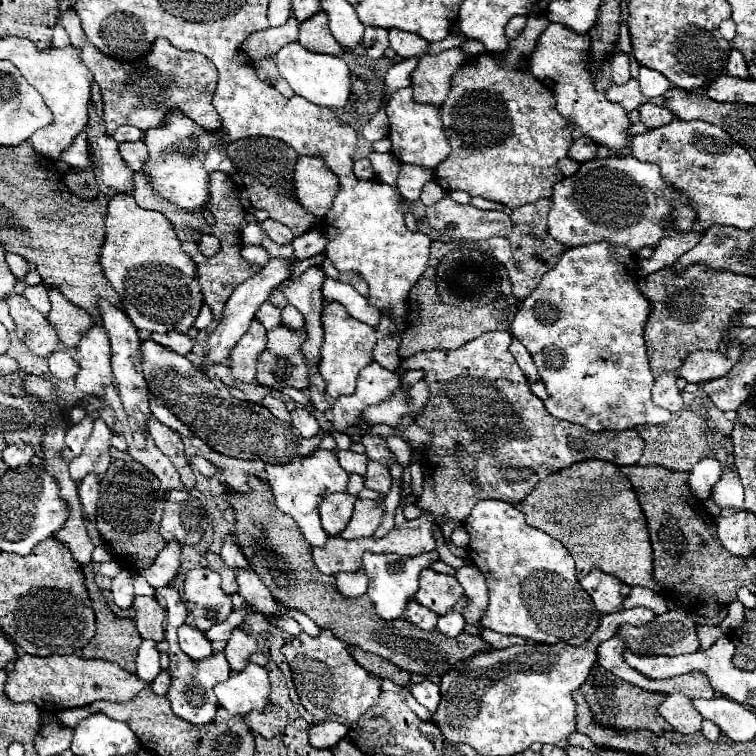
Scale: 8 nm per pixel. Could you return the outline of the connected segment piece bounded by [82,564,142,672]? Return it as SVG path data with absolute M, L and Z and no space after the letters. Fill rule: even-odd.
M88 564L84 566L84 582L86 582L86 590L90 594L90 600L92 600L92 606L94 606L94 612L96 612L96 634L94 638L88 642L88 646L82 648L82 658L102 658L102 660L108 660L108 662L116 662L120 664L124 670L128 672L134 672L134 658L136 658L136 650L142 642L138 630L136 630L136 622L132 618L118 618L106 604L100 588L96 586L94 582L94 566Z

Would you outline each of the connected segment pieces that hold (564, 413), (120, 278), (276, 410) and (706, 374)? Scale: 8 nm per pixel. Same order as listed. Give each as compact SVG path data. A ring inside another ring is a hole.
M608 242L582 244L582 246L576 246L576 248L566 250L560 256L558 264L542 276L538 288L528 298L522 300L522 304L520 304L520 308L518 308L516 316L514 316L514 322L512 322L512 334L532 354L532 360L534 360L536 368L538 368L538 374L540 374L540 380L546 384L546 392L548 392L548 398L544 400L544 406L546 406L548 414L556 416L558 420L568 420L568 422L574 422L574 424L582 424L582 426L586 426L592 432L624 430L624 428L636 428L640 424L652 426L652 424L662 424L662 422L668 422L670 420L670 412L664 410L664 408L654 406L654 402L650 400L650 390L654 386L654 376L648 370L646 346L644 346L644 338L642 338L642 332L644 332L644 327L650 314L650 302L640 294L640 290L638 290L638 286L636 285L638 279L637 269L636 256L628 248L612 246Z
M114 194L108 204L106 214L106 240L100 252L100 264L104 266L104 274L110 280L116 294L120 294L122 308L126 316L138 330L148 332L170 332L172 328L178 332L188 332L194 326L194 320L202 308L202 292L198 284L196 264L182 250L182 244L176 236L176 230L160 212L148 212L134 202L132 194Z
M266 396L266 398L262 400L262 404L264 404L264 408L268 408L268 410L278 418L278 420L288 422L290 412L286 410L286 404L284 404L282 400L278 400L278 398L274 398L274 396Z
M730 340L726 356L718 350L696 350L688 354L688 360L678 368L678 376L684 378L686 382L706 382L706 380L716 380L726 376L732 366L740 360L742 354L742 344L740 340Z

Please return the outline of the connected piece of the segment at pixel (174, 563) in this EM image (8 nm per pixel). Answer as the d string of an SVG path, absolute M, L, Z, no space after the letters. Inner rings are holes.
M168 542L166 548L156 556L152 566L138 568L136 573L144 576L148 580L148 584L154 588L168 586L180 570L180 552L182 552L180 542Z

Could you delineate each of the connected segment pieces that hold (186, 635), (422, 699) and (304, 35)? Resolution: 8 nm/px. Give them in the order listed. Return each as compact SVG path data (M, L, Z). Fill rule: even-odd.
M188 624L180 626L178 644L194 660L204 660L214 652L212 650L212 642L208 638L204 638L204 632L200 632L198 628L188 626Z
M422 680L422 682L416 682L416 684L410 684L408 690L412 692L412 696L422 704L426 706L430 712L436 712L436 706L440 702L440 688L438 684L430 682L430 680Z
M318 12L300 24L298 42L312 52L322 52L322 54L332 54L332 56L344 54L344 48L334 40L328 28L328 16L324 12Z

